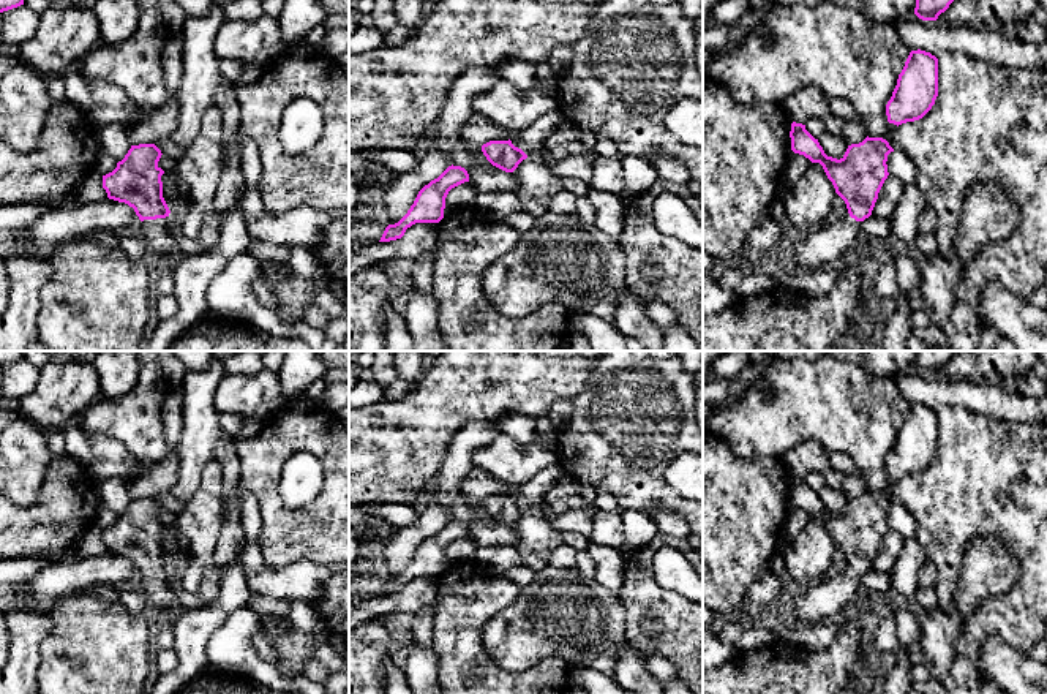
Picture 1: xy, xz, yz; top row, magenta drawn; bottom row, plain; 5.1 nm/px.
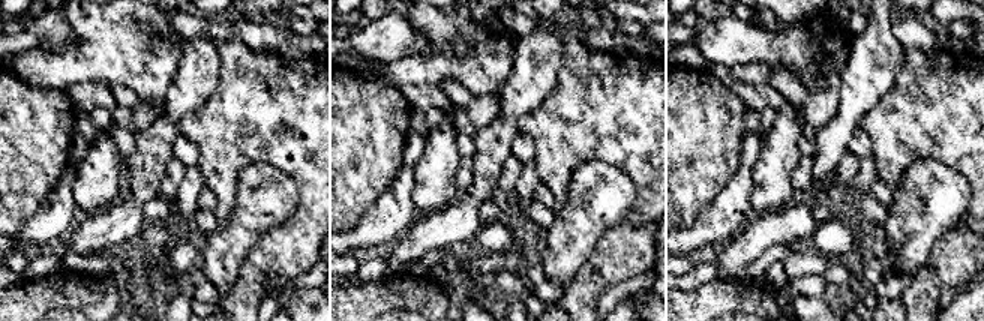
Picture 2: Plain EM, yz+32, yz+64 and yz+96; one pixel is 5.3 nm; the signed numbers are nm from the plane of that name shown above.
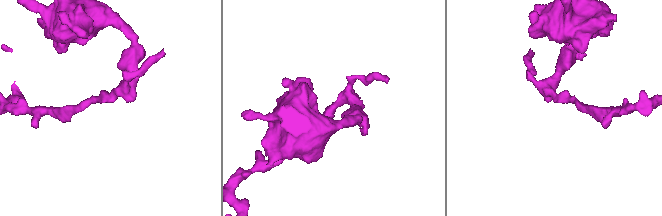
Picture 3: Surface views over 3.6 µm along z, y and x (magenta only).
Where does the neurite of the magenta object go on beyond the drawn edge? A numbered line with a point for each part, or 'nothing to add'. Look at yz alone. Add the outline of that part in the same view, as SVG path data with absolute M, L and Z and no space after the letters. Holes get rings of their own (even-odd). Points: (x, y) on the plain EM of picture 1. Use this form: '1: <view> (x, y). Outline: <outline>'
1: yz (828, 599). Outline: M848 571L826 577L794 599L794 613L799 621L820 623L840 620L850 610L856 596L864 594L859 575Z

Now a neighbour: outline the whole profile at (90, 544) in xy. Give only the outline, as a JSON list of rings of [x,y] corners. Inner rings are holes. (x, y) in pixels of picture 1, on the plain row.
[[[92,523],[81,534],[81,537],[74,544],[68,556],[93,558],[93,556],[101,556],[106,553],[109,552],[106,544],[103,542],[103,530]]]

